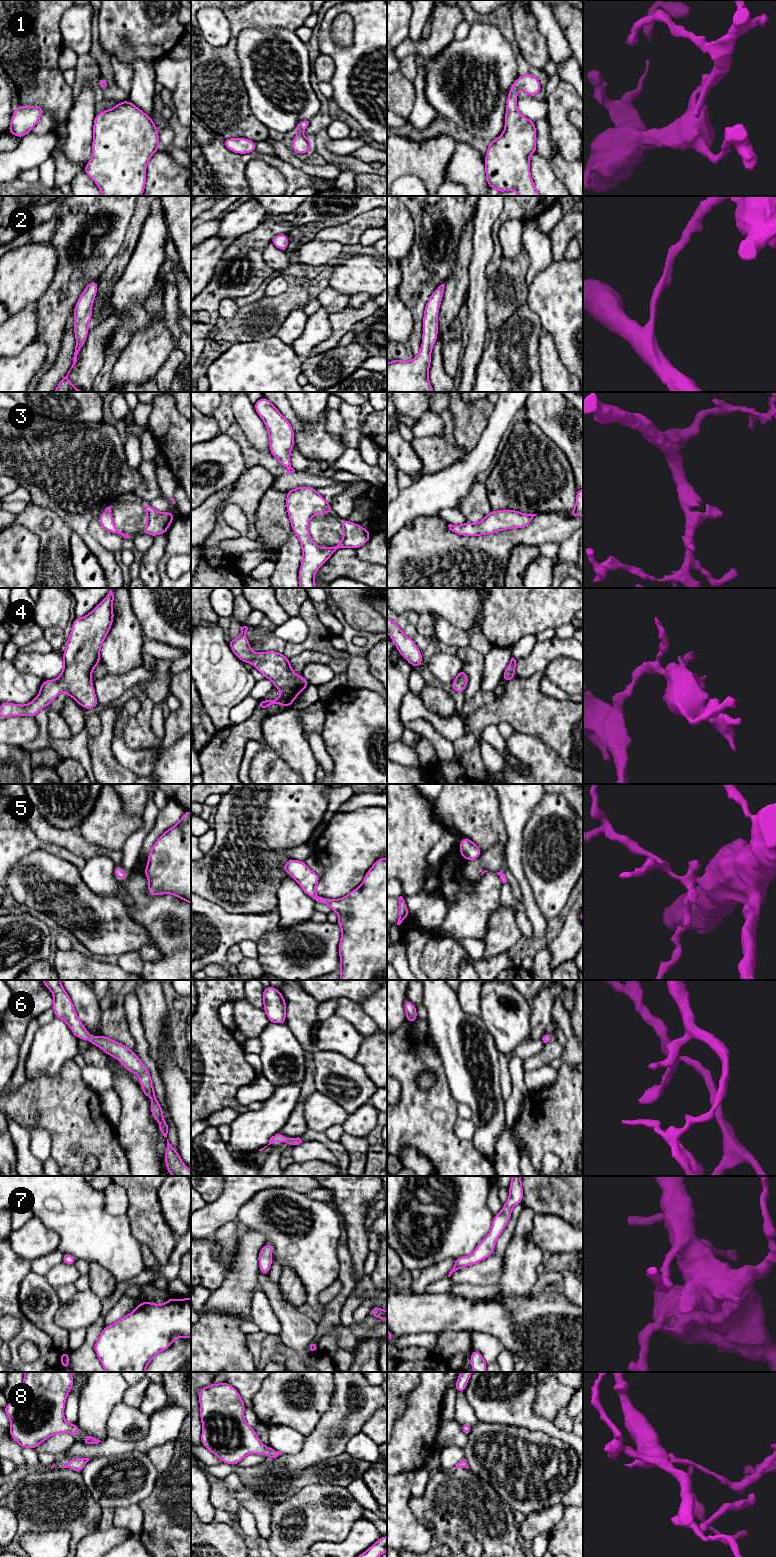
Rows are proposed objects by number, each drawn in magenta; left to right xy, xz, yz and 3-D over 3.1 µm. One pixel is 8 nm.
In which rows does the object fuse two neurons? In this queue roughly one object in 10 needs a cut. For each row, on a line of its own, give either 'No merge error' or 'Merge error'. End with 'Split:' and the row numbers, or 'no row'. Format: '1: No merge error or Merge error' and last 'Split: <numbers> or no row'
1: No merge error
2: No merge error
3: No merge error
4: No merge error
5: No merge error
6: No merge error
7: No merge error
8: No merge error
Split: no row

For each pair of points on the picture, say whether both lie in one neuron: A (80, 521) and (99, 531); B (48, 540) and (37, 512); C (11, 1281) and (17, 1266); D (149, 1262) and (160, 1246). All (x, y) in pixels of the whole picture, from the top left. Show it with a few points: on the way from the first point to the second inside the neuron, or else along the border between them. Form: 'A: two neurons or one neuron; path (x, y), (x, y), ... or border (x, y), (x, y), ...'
A: two neurons; border (95, 518), (90, 522), (88, 532), (101, 545)
B: one neuron; path (42, 533), (37, 528), (37, 519)
C: one neuron; path (11, 1277), (13, 1270)
D: two neurons; border (141, 1244), (144, 1244), (150, 1250), (159, 1265)

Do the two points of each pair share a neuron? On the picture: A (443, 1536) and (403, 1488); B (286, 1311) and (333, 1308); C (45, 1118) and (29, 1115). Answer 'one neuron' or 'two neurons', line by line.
A: two neurons
B: two neurons
C: one neuron

